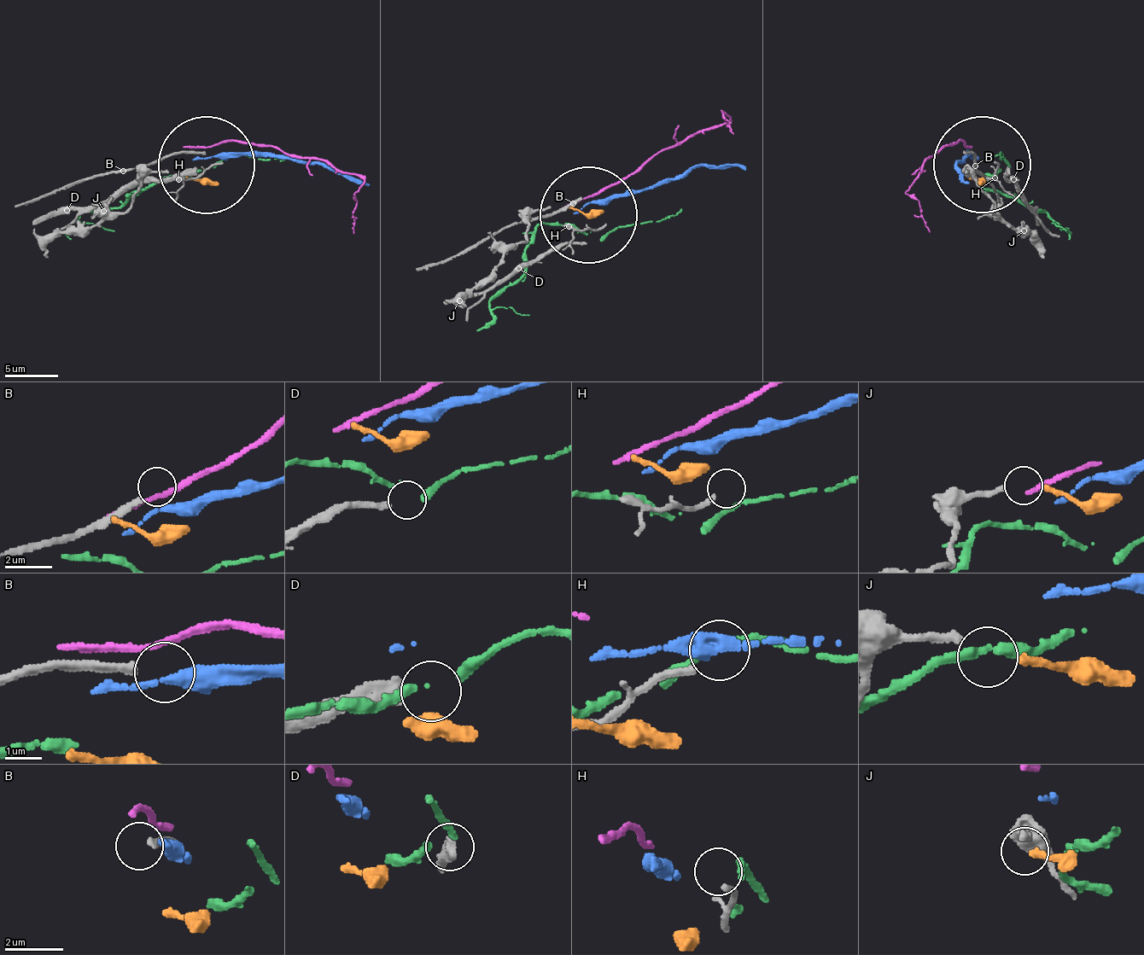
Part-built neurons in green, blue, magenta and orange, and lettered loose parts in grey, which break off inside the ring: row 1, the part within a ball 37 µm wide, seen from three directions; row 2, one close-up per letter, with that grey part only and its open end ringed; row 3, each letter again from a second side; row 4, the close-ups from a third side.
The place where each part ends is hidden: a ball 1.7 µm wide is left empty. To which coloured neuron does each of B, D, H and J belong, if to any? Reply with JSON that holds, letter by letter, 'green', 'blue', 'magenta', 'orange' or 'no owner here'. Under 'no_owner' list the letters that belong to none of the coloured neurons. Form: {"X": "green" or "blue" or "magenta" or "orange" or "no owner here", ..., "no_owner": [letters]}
{"B": "no owner here", "D": "no owner here", "H": "no owner here", "J": "orange", "no_owner": ["B", "D", "H"]}

